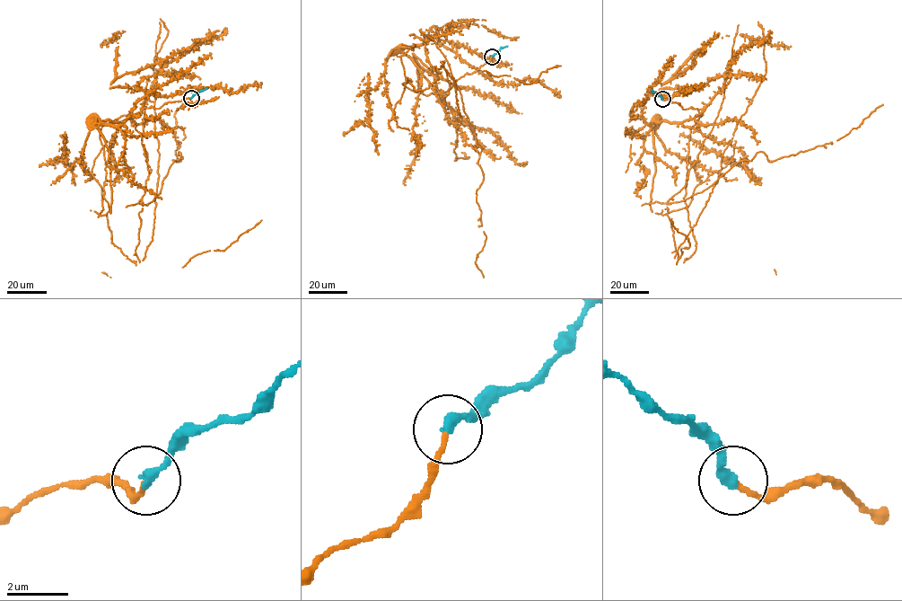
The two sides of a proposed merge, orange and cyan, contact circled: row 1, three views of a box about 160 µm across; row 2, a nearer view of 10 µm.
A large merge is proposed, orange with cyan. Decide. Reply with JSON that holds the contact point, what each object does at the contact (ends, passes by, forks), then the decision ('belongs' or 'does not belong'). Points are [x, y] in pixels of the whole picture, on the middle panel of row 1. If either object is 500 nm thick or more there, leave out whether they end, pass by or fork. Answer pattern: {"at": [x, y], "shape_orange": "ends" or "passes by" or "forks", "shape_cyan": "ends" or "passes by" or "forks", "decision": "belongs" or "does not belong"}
{"at": [492, 57], "shape_orange": "ends", "shape_cyan": "ends", "decision": "belongs"}

